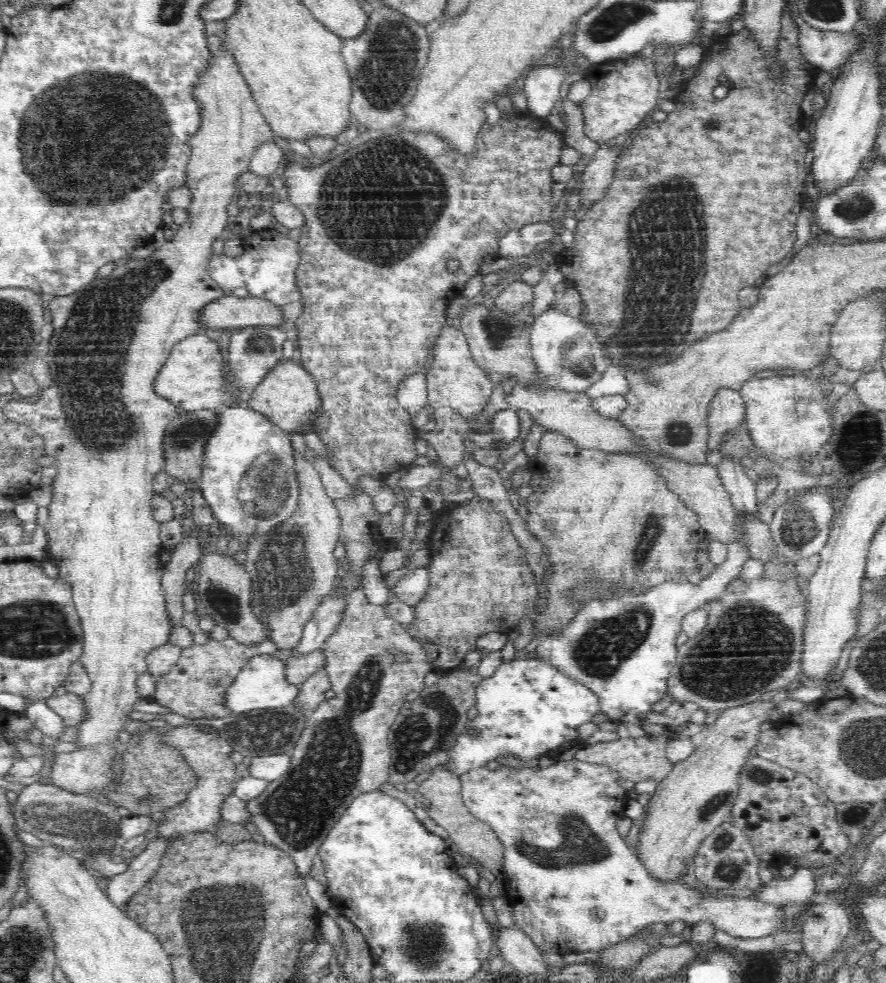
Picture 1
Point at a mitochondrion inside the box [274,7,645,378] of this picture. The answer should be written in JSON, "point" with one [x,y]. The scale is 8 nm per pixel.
{"point":[382,203]}

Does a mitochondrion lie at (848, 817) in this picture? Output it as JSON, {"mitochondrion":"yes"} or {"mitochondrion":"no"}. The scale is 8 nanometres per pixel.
{"mitochondrion":"yes"}

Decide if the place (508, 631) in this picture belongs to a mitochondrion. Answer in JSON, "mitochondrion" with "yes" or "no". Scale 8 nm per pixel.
{"mitochondrion":"no"}

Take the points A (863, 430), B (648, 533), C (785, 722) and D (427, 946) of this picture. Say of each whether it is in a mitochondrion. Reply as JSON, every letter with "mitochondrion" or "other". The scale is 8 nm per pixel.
{"A":"mitochondrion","B":"mitochondrion","C":"other","D":"mitochondrion"}

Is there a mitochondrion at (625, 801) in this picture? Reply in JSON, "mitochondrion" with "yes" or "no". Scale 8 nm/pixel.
{"mitochondrion":"no"}

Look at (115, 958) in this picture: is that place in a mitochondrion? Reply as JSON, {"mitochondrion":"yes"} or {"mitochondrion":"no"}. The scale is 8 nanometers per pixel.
{"mitochondrion":"no"}

